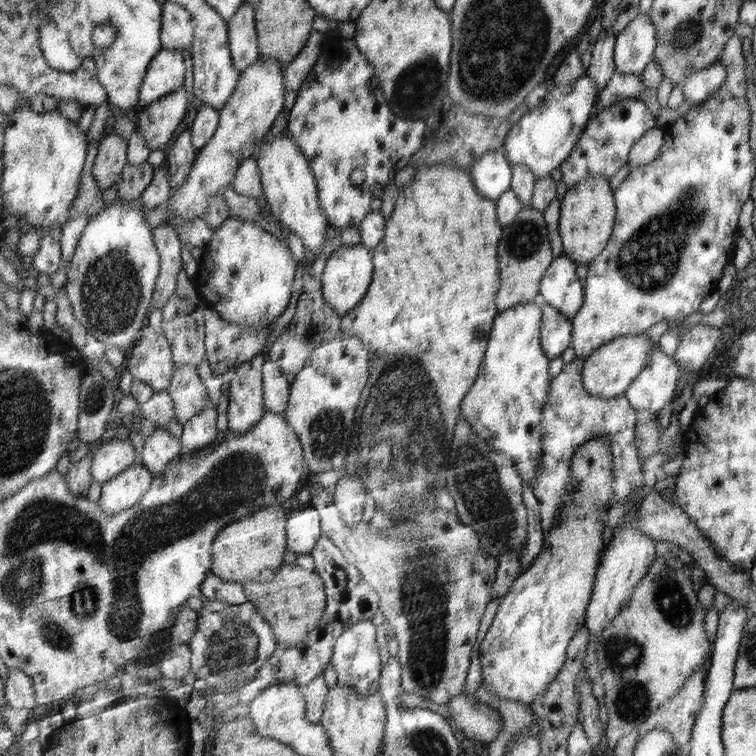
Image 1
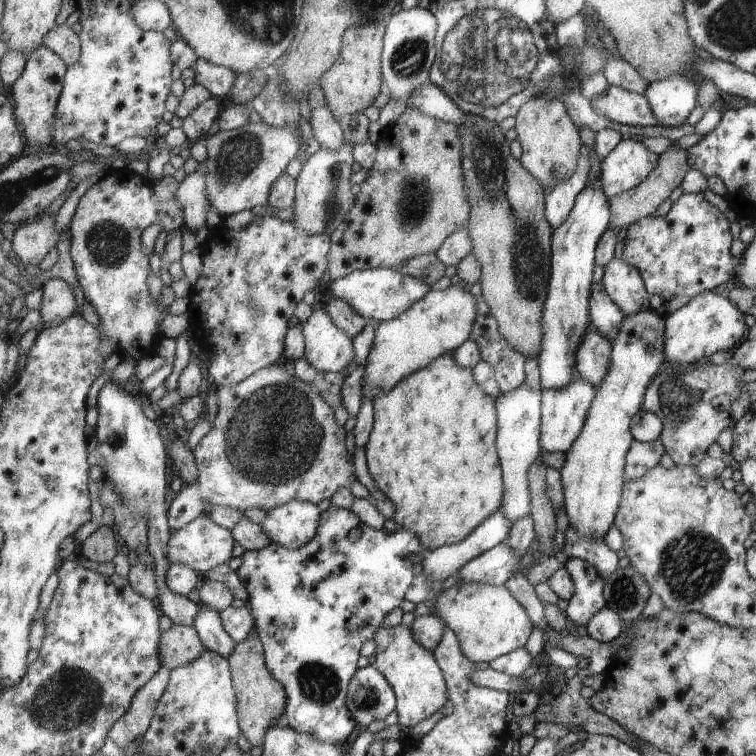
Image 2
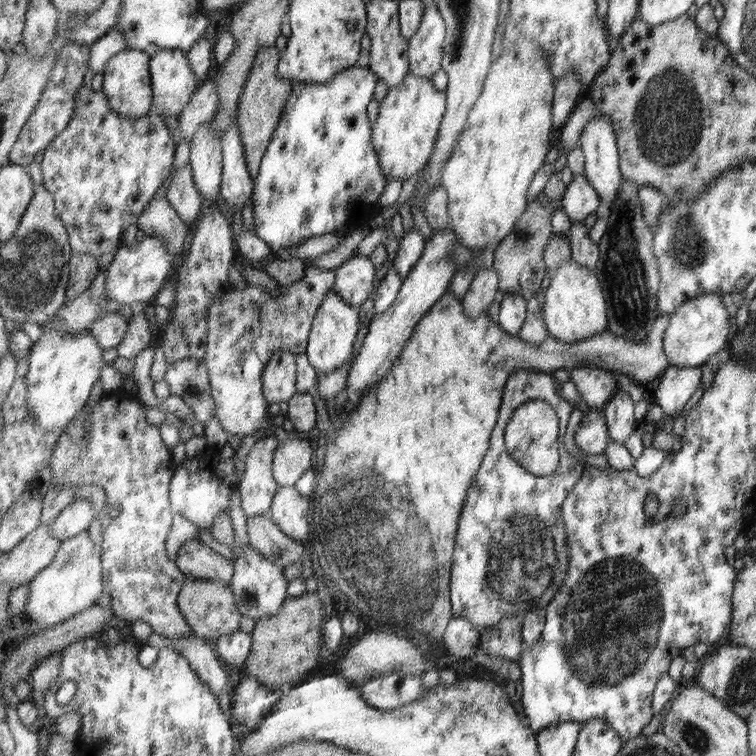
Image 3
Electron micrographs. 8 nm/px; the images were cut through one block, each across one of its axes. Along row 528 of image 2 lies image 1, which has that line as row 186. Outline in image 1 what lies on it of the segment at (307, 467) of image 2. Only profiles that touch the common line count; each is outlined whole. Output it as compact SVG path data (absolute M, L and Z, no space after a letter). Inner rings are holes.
M184 130L171 146L165 162L170 168L170 183L172 184L172 194L174 195L179 187L187 182L191 169L194 167L198 155L198 149L192 143L192 132Z

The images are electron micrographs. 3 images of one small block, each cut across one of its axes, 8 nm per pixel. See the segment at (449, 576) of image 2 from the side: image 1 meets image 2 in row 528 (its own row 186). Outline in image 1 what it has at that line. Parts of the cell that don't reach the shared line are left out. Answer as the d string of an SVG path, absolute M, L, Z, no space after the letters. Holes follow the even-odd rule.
M504 149L490 150L484 154L474 165L472 165L472 173L475 186L485 198L489 200L497 200L501 198L505 192L512 189L513 166L510 166Z

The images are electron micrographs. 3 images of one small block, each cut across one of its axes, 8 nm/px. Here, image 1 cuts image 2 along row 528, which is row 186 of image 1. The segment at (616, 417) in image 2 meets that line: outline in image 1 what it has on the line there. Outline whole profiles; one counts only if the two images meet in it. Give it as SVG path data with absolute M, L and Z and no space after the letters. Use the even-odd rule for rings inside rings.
M590 176L578 186L568 189L562 200L559 223L564 254L577 264L591 265L610 243L616 220L616 200L609 186L609 178Z

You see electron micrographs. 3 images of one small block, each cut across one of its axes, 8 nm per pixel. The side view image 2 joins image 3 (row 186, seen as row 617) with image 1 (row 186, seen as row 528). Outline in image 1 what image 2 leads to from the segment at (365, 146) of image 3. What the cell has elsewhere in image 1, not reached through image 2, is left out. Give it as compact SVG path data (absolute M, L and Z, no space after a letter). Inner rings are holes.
M353 38L337 40L335 45L337 52L335 56L331 56L329 82L327 82L327 56L323 54L317 59L301 91L297 92L284 132L292 136L309 160L318 180L320 203L327 213L330 224L342 231L347 228L358 228L366 216L376 208L378 199L373 195L373 188L376 184L384 187L387 182L393 181L393 178L399 175L401 165L413 154L417 154L423 146L427 124L425 120L399 118L394 113L390 101L380 88L374 65L359 50ZM353 170L365 172L365 178L358 187L351 185L349 179Z

